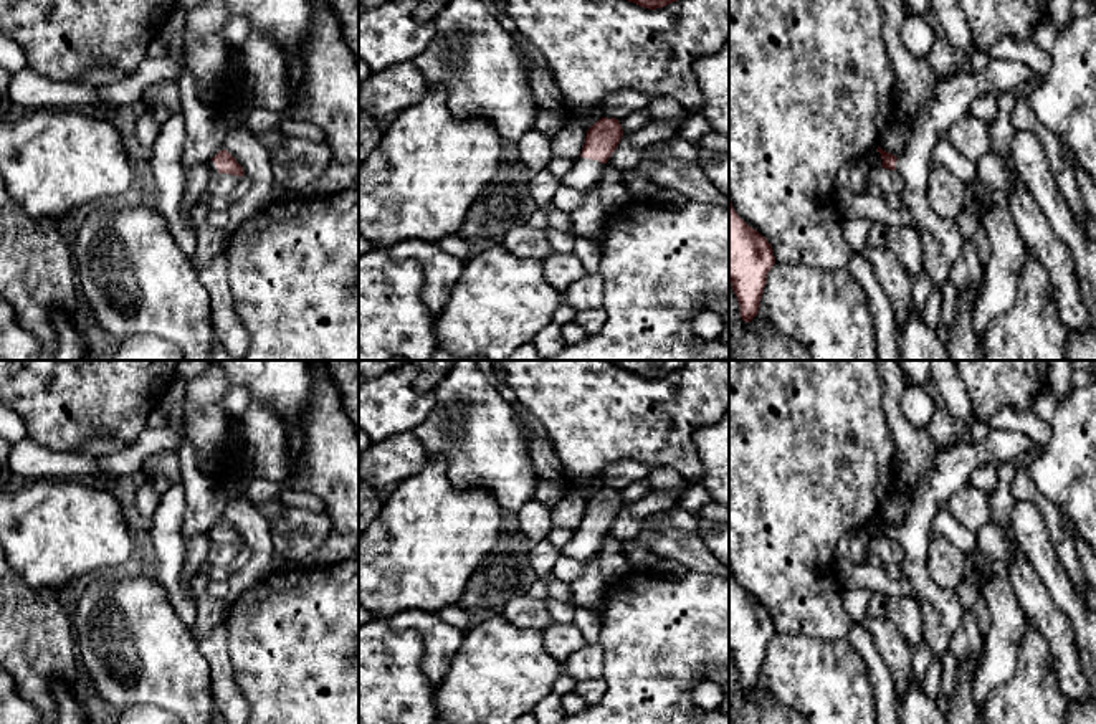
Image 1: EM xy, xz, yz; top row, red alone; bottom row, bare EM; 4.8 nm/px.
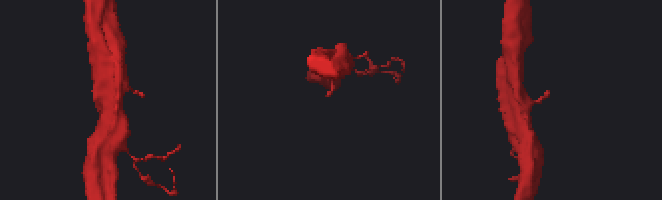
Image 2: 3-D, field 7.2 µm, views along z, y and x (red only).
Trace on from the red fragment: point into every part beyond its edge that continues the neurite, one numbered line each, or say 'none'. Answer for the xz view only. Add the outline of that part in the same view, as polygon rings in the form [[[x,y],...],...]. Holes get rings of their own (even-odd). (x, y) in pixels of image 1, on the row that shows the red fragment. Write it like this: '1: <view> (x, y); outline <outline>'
1: xz (584, 176); outline [[[579,157],[572,169],[562,177],[562,185],[587,193],[600,182],[605,164]]]

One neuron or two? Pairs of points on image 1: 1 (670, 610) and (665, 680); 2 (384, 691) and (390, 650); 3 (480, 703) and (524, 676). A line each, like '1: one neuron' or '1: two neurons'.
1: one neuron
2: one neuron
3: one neuron

